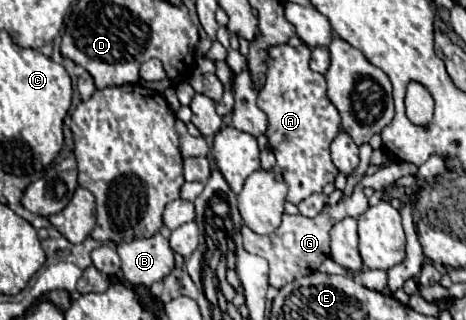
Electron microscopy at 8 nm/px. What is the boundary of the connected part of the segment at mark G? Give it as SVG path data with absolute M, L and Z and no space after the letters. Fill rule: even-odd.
M358 183L354 187L352 197L340 199L338 205L334 205L334 207L326 205L322 209L322 213L318 217L314 217L314 219L302 217L300 213L298 215L284 215L282 217L282 225L272 235L256 235L248 227L242 227L244 249L248 253L264 257L270 263L270 285L274 285L274 287L280 289L286 283L290 283L290 281L294 281L298 277L310 275L310 273L314 273L318 269L318 265L330 255L330 229L338 221L342 221L344 217L358 219L368 209L368 199L366 199L366 195L364 195L362 189L364 187Z

